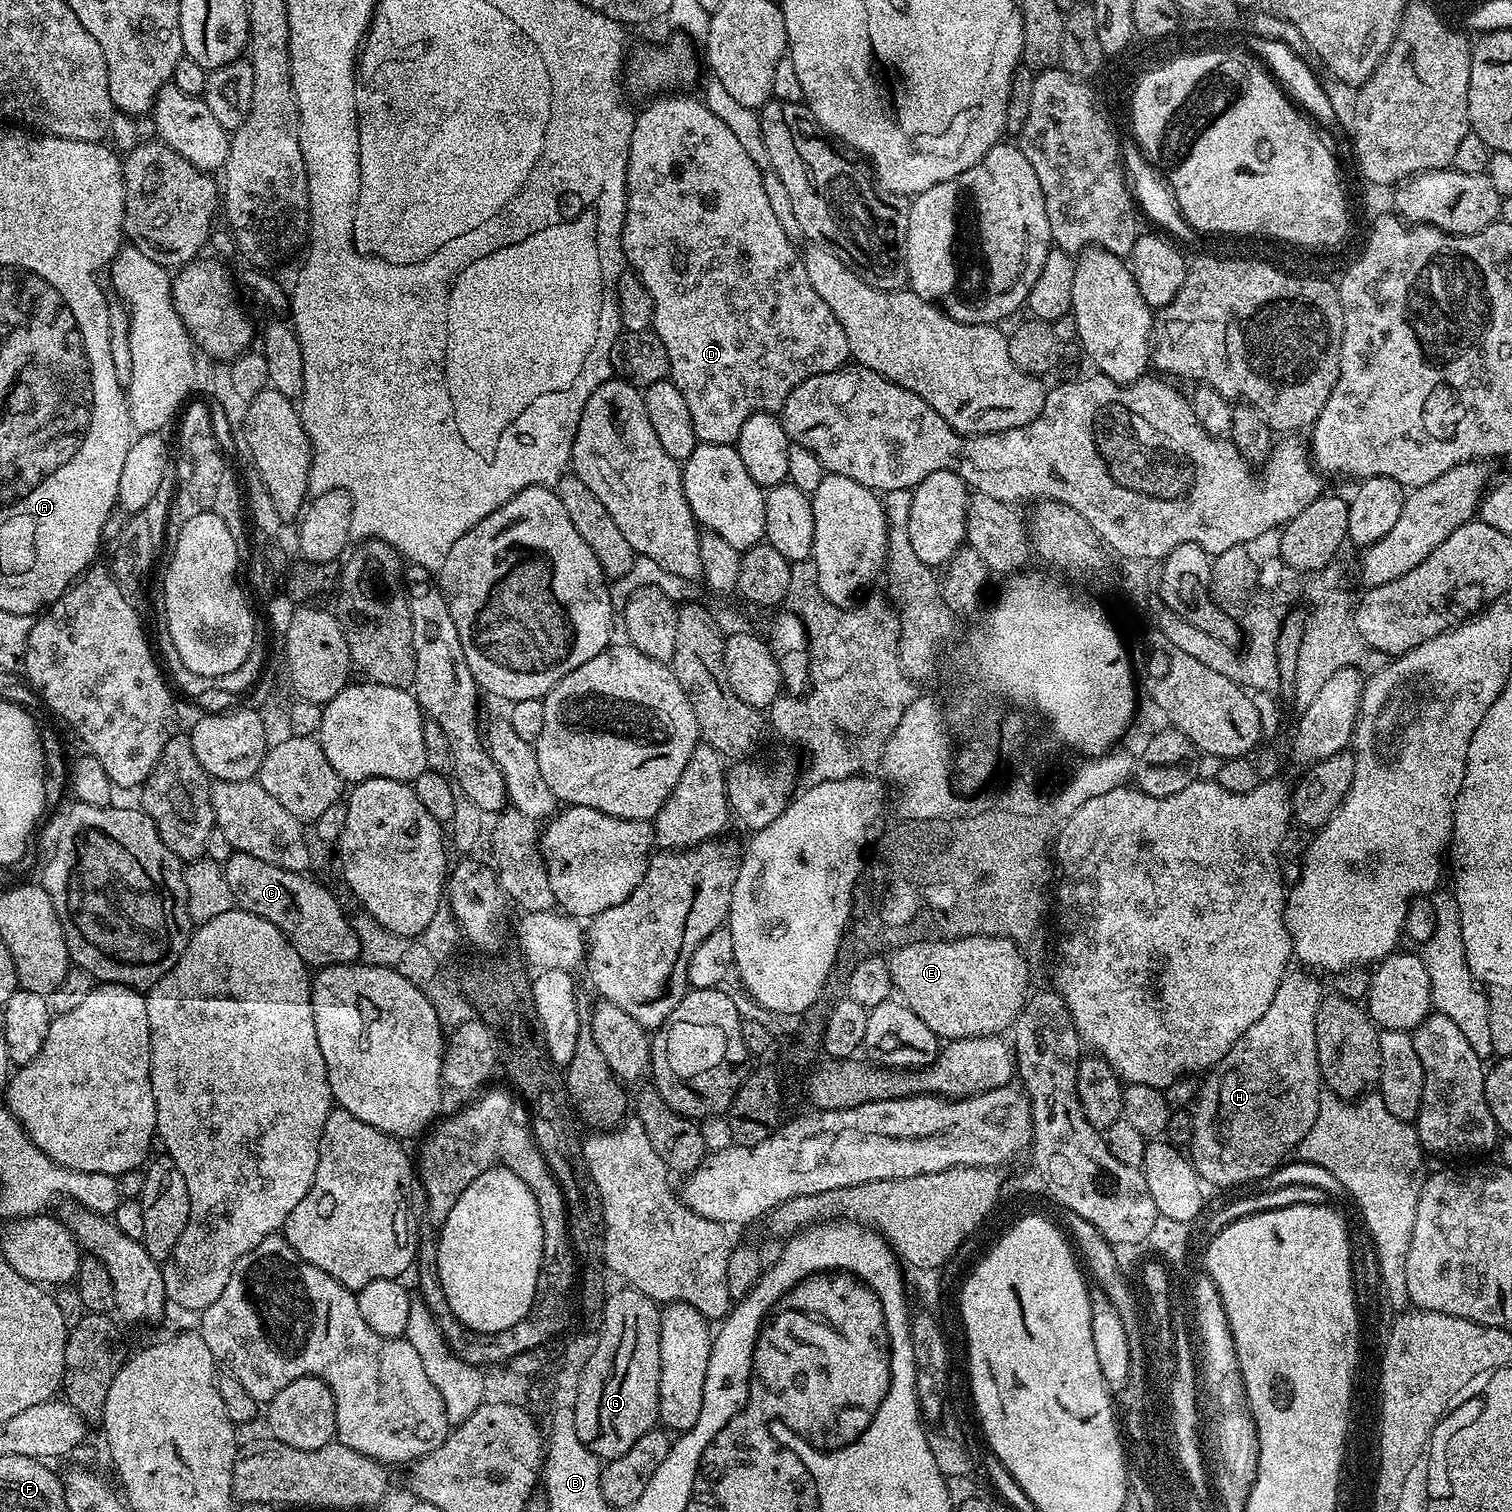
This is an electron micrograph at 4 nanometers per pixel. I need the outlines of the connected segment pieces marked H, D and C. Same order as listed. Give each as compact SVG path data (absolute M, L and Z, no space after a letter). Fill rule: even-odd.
M1287 971L1280 980L1269 1009L1230 1048L1203 1086L1192 1108L1189 1157L1205 1185L1228 1188L1250 1180L1261 1180L1283 1164L1310 1130L1319 1110L1322 1091L1317 1060L1316 1018L1322 999L1311 973Z
M680 94L657 95L651 99L654 101L636 112L626 170L628 201L622 226L622 250L627 267L644 283L646 290L650 290L650 298L654 302L651 331L662 338L662 346L666 346L666 354L670 358L670 379L678 386L678 390L682 390L686 406L690 406L690 418L694 422L697 441L701 444L735 445L746 418L750 418L755 412L779 413L794 386L798 386L806 378L836 372L845 367L849 363L850 353L846 330L842 330L830 306L822 302L818 290L810 286L810 278L806 278L806 266L798 248L796 252L797 245L786 234L786 230L782 230L782 222L778 222L770 201L766 199L762 168L756 165L755 158L748 153L739 134L714 109L707 108L696 96L676 95Z
M233 851L229 860L223 861L222 867L226 874L226 882L230 882L232 899L235 907L241 912L258 914L258 918L266 918L282 930L282 934L298 950L305 964L313 969L329 968L331 964L355 964L361 959L360 941L352 928L349 913L340 909L336 896L328 888L323 888L316 880L311 880L310 875L303 872L291 872L261 858L251 857L244 852Z

